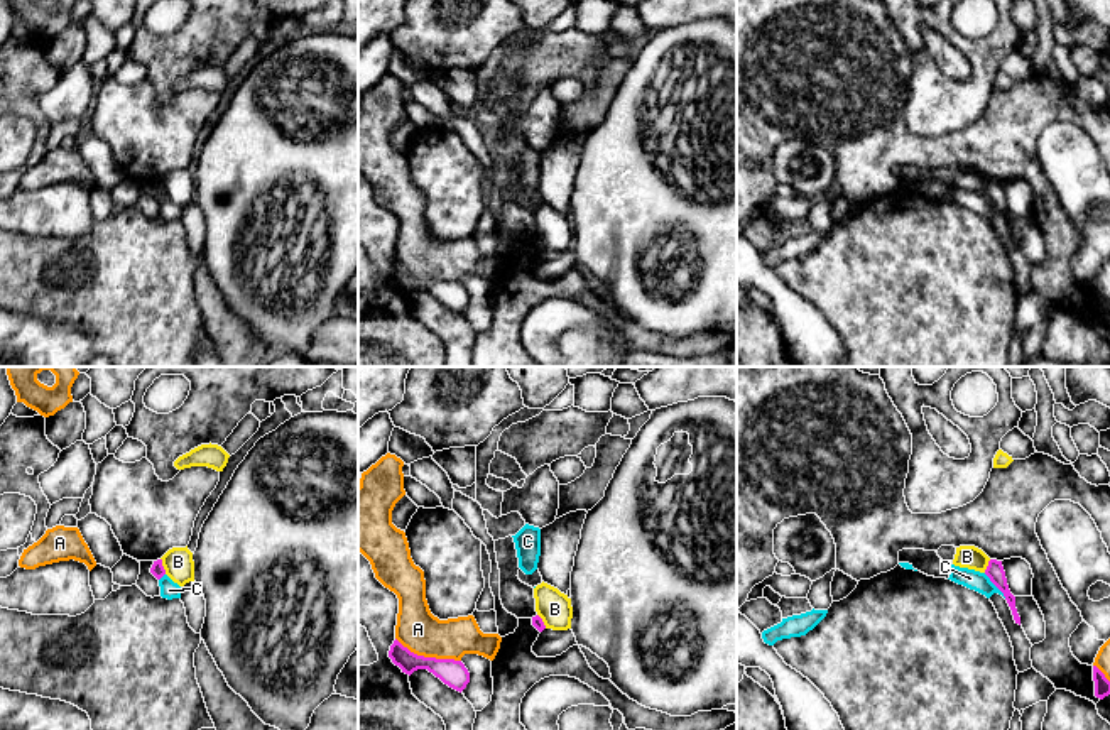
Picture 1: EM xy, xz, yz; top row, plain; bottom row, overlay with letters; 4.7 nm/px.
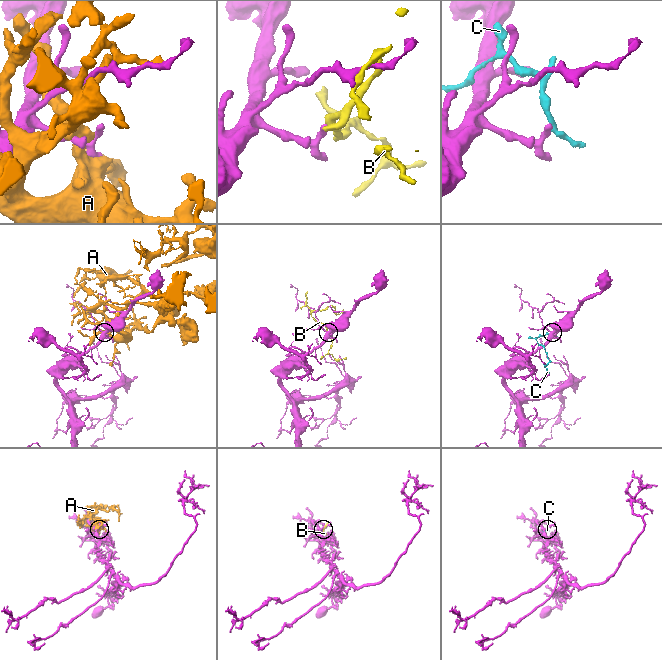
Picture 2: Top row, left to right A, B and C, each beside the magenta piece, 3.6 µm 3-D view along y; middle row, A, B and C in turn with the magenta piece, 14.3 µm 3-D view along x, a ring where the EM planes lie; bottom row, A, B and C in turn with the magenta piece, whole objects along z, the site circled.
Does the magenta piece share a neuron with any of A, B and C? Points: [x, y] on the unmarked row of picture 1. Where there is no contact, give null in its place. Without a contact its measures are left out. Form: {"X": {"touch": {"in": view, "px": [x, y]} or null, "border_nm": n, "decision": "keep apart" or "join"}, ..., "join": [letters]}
{"A": {"touch": {"in": "xz", "px": [428, 279]}, "border_nm": 340, "decision": "keep apart"}, "B": {"touch": {"in": "xy", "px": [163, 188]}, "border_nm": 80, "decision": "keep apart"}, "C": {"touch": {"in": "yz", "px": [994, 205]}, "border_nm": 160, "decision": "keep apart"}, "join": []}

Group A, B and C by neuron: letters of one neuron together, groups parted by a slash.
A / B / C

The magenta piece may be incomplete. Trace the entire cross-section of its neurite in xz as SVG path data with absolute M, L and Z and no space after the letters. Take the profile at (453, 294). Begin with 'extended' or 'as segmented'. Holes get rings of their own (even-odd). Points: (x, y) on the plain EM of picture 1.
as segmented; M397 260L390 267L389 279L402 291L402 294L411 297L417 291L427 291L444 306L460 314L470 304L470 294L461 282L417 277L404 269Z

